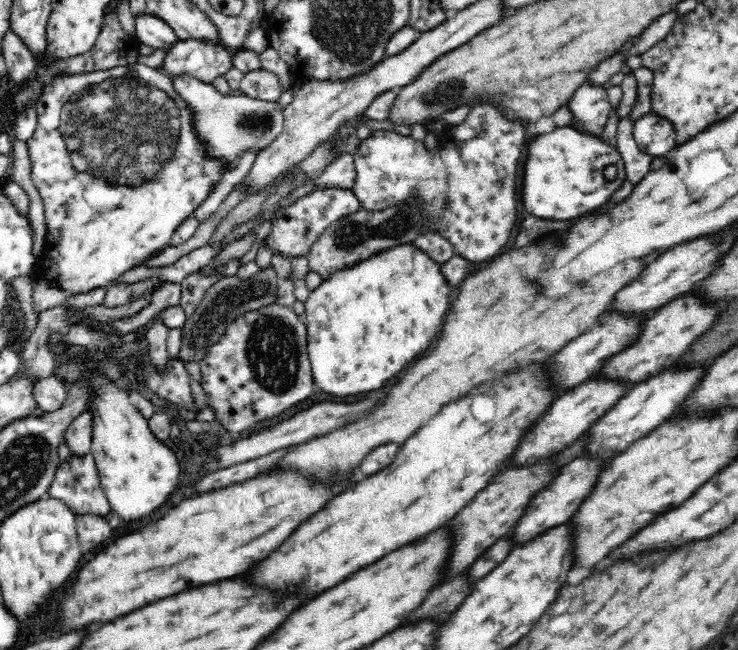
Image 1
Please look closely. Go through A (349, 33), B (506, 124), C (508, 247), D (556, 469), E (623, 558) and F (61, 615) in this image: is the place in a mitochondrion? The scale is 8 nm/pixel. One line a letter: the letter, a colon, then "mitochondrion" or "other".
A: mitochondrion
B: other
C: other
D: other
E: other
F: mitochondrion

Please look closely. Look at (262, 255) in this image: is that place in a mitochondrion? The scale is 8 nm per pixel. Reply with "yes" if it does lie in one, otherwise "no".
no

